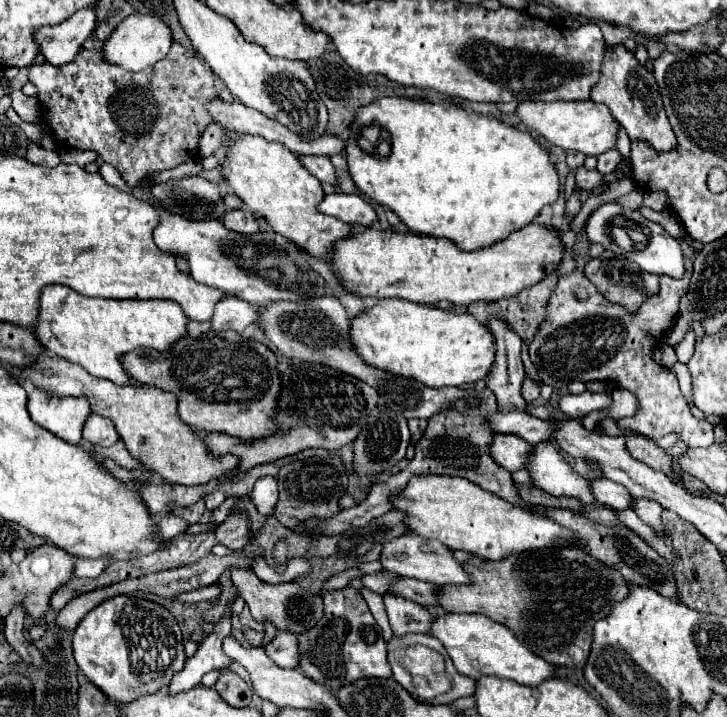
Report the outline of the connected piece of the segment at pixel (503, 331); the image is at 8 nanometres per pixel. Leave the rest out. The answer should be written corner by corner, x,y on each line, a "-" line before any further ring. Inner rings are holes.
490,316
488,326
492,334
496,336
496,362
490,372
490,376
484,380
486,386
494,392
494,396
500,400
500,410
524,410
524,398
520,394
520,386
524,380
524,366
520,360
520,336
504,322
502,318

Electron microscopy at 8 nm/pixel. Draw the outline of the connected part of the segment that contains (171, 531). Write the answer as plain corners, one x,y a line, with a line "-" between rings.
172,514
162,516
160,522
158,522
158,530
160,530
160,534
162,534
164,540
170,540
170,538
174,538
174,536
186,532
188,526
190,526
188,520
178,518
178,516
172,516

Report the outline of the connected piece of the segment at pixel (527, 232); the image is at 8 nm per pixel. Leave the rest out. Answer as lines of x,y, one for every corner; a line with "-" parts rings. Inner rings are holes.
532,222
500,244
480,252
462,252
444,238
366,228
336,242
332,272
360,298
402,298
422,304
448,300
456,306
496,302
538,284
564,260
566,246
552,226

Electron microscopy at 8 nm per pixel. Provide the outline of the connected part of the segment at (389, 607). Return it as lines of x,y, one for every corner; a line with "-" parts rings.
386,592
382,596
384,608
390,618
390,626
396,636
412,634
412,632
428,632
436,616
432,616
424,606
400,596

